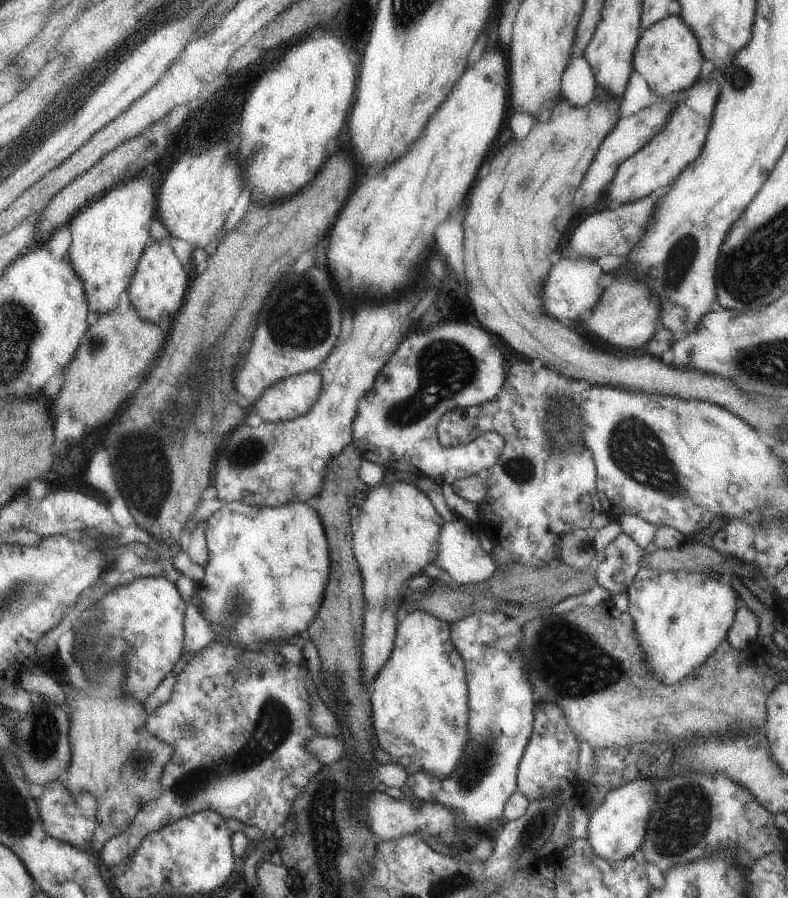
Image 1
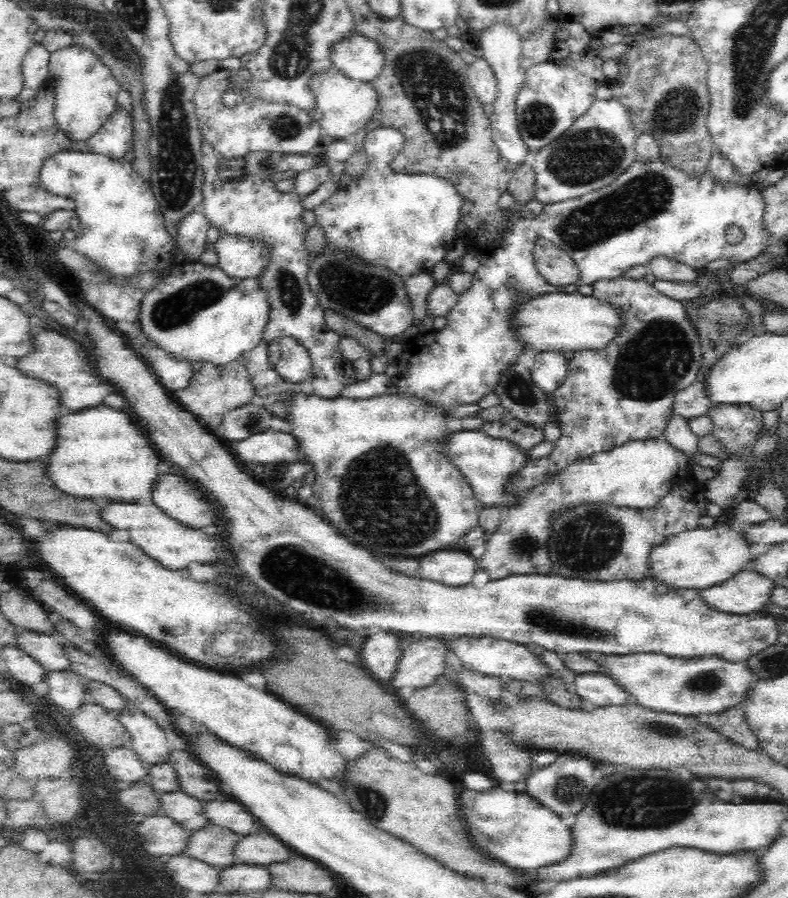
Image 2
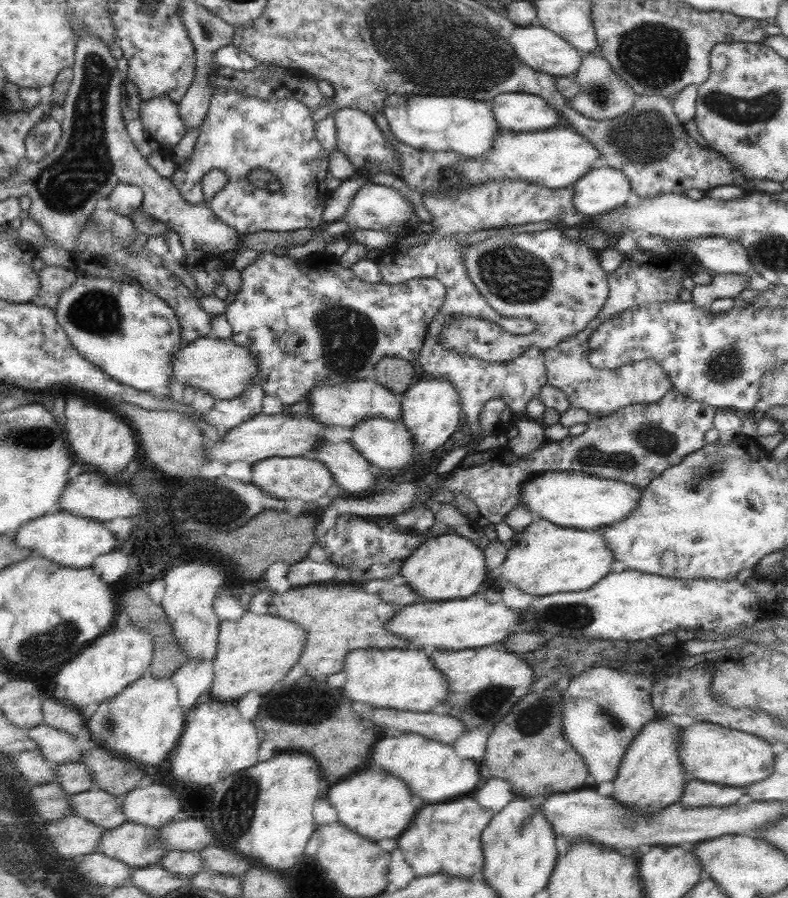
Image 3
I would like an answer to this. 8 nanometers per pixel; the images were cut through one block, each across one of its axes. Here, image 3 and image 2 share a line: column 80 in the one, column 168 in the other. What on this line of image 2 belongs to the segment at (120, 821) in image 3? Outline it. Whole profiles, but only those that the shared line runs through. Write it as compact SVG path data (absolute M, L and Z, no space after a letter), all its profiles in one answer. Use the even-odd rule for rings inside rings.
M172 792L160 796L160 816L174 818L178 826L182 826L186 832L202 830L204 826L210 826L210 820L204 816L206 802L192 798L186 792Z

